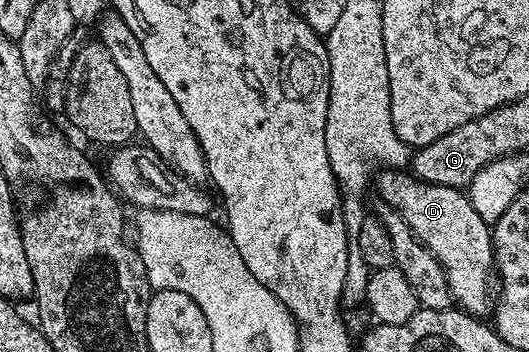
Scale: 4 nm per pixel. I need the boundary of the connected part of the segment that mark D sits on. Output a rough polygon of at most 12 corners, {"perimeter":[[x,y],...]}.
{"perimeter":[[396,167],[389,210],[438,259],[464,312],[494,305],[489,222],[467,192]]}

